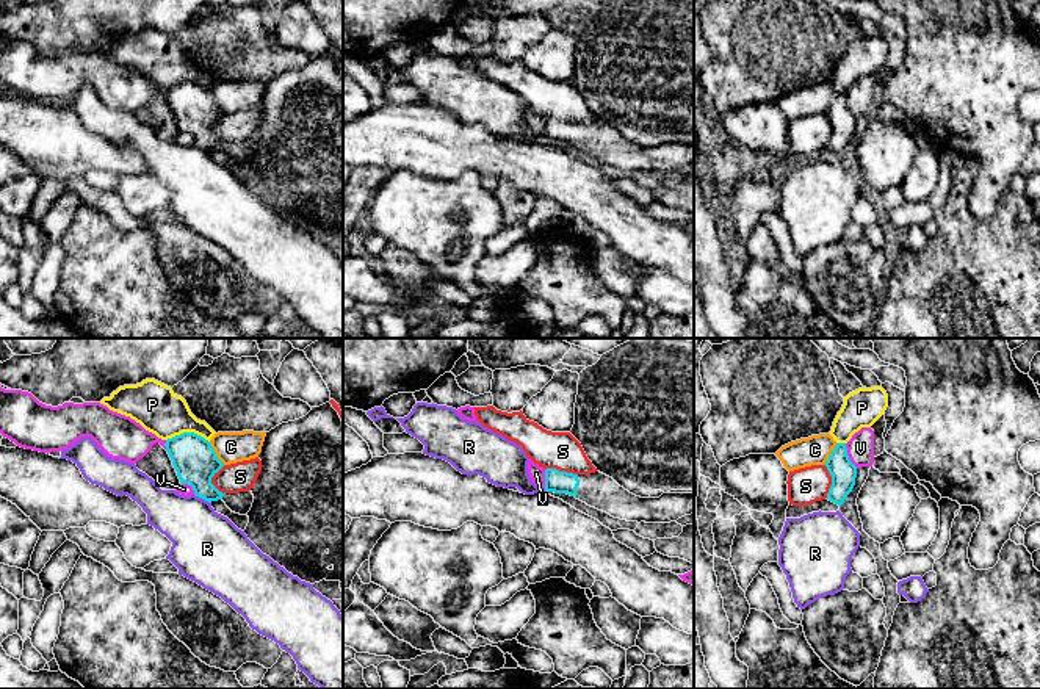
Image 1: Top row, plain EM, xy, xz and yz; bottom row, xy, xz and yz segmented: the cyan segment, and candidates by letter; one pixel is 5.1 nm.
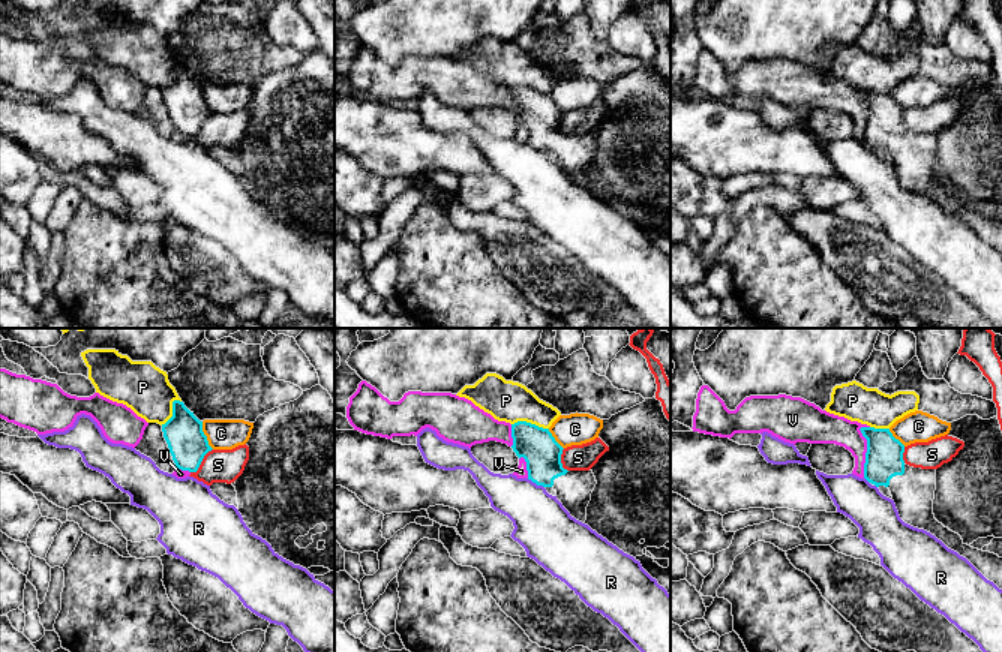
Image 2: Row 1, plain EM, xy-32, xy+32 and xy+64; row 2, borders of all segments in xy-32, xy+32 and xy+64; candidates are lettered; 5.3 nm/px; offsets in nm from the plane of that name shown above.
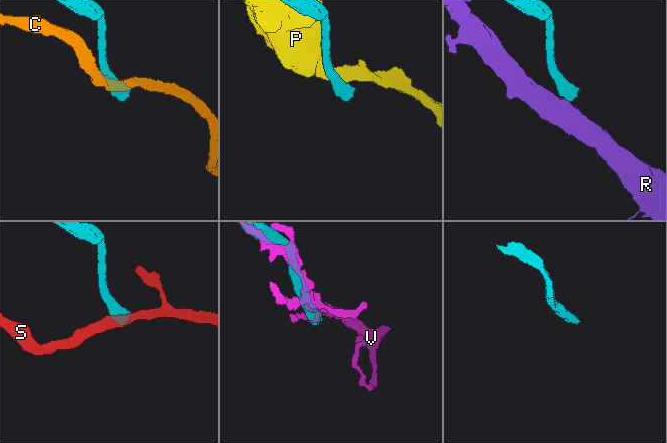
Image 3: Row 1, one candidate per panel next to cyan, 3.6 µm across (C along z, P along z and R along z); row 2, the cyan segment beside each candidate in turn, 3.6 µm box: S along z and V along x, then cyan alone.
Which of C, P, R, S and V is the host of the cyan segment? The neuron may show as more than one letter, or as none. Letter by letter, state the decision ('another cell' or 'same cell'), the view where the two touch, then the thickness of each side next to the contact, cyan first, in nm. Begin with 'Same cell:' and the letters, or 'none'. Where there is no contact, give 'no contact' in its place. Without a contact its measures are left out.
Same cell: none
C: another cell; meets cyan in xy; 220 nm thick on the cyan side, 160 nm on the other
P: another cell; meets cyan in xy; 220 nm thick on the cyan side, 240 nm on the other
R: another cell; meets cyan in xy; 220 nm thick on the cyan side, 360 nm on the other
S: another cell; meets cyan in xy; 220 nm thick on the cyan side, 150 nm on the other
V: another cell; meets cyan in yz; 140 nm thick on the cyan side, 140 nm on the other

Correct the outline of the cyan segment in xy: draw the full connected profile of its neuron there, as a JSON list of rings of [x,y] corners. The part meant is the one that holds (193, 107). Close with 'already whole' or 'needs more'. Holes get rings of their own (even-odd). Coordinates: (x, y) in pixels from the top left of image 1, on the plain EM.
[[[183,81],[168,88],[164,96],[180,133],[191,135],[194,144],[208,152],[222,149],[232,161],[247,164],[254,152],[251,139],[222,142],[211,133],[211,127],[224,113],[218,108],[208,89],[194,81]]]; needs more

